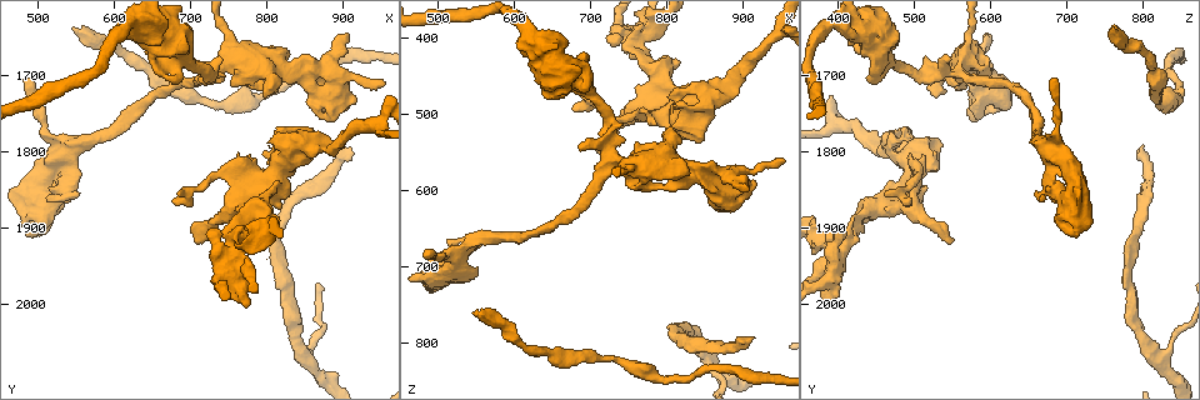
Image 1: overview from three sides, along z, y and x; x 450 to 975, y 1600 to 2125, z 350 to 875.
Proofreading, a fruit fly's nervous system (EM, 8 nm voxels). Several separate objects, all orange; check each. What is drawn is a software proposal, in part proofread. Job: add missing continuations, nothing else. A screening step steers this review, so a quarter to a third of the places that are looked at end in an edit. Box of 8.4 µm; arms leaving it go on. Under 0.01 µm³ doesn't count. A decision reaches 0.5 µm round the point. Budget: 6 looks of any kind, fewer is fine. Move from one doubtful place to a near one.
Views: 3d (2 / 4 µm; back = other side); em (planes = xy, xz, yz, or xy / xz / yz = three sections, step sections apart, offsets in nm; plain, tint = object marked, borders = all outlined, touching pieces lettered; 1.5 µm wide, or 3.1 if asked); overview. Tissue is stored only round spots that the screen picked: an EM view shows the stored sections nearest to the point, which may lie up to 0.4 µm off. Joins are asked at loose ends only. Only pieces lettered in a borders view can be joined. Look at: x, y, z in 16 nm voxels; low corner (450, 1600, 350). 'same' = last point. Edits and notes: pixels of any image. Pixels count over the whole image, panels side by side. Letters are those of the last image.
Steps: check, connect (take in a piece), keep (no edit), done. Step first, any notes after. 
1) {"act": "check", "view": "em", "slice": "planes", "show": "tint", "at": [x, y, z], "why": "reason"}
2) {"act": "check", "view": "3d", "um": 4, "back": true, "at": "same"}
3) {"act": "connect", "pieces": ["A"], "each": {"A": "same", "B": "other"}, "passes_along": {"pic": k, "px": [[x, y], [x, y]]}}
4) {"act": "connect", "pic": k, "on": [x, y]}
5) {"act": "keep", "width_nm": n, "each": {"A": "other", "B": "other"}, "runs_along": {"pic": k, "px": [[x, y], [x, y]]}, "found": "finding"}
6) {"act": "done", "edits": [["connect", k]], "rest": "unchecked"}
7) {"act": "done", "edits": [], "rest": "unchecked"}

{"act": "check", "view": "em", "um": 3.1, "slice": "planes", "show": "borders", "at": [485, 1700, 685], "why": "free end"}

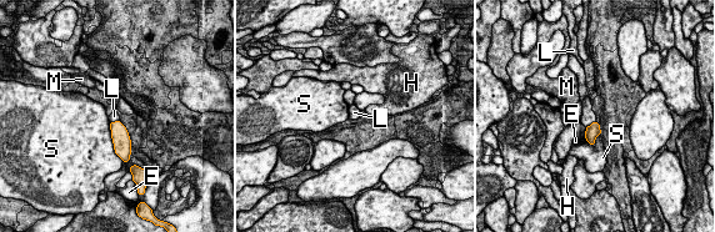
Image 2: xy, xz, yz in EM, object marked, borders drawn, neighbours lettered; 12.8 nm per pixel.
{"act": "keep", "longest_contact_nm": ["S", 550], "each": {"E": "other", "H": "other", "L": "other", "M": "other", "S": "other"}, "border": {"pic": 2, "px": [[595, 121], [586, 127]]}, "found": "no lettered piece goes on from it"}

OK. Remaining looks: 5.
{"act": "check", "view": "em", "slice": "xy", "step": 4, "show": "plain", "at": [800, 1725, 530], "why": "thick end"}

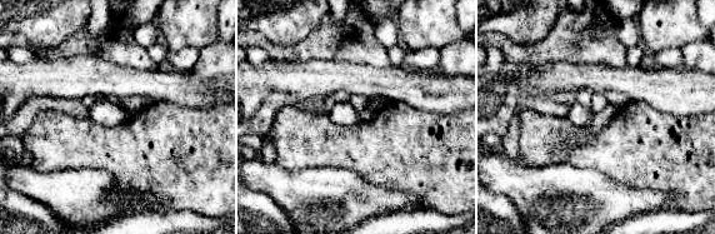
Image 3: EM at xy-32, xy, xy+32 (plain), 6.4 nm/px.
{"act": "check", "view": "em", "slice": "xy", "step": 4, "show": "borders", "at": "same"}

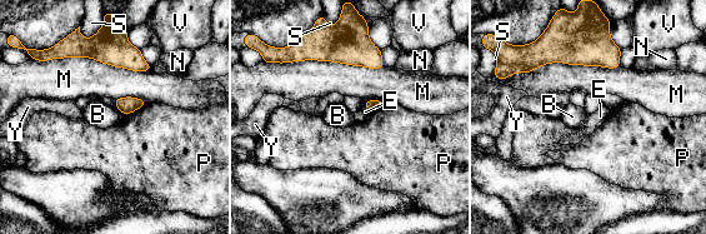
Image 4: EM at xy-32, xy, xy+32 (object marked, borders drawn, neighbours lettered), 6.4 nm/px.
{"act": "keep", "longest_contact_nm": ["M", 650], "each": {"B": "other", "E": "other", "M": "other", "N": "other", "P": "other", "S": "other", "V": "other", "Y": "other"}, "found": "no lettered piece goes on from it"}

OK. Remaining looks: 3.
{"act": "check", "view": "em", "slice": "xy", "step": 8, "show": "borders", "at": [910, 1800, 795], "why": "end of a long branch"}

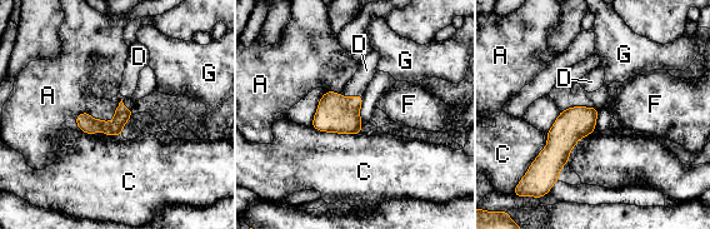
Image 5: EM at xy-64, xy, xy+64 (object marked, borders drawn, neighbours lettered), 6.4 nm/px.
{"act": "connect", "pieces": ["D"], "width_nm": 100, "each": {"A": "other", "C": "other", "D": "same", "F": "other", "G": "other"}, "passes_along": {"pic": 5, "px": [[335, 113], [351, 98], [366, 70]]}, "found": "the neuron continues"}

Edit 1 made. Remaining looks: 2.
{"act": "done", "edits": [["connect", 5]], "rest": "unchecked"}

